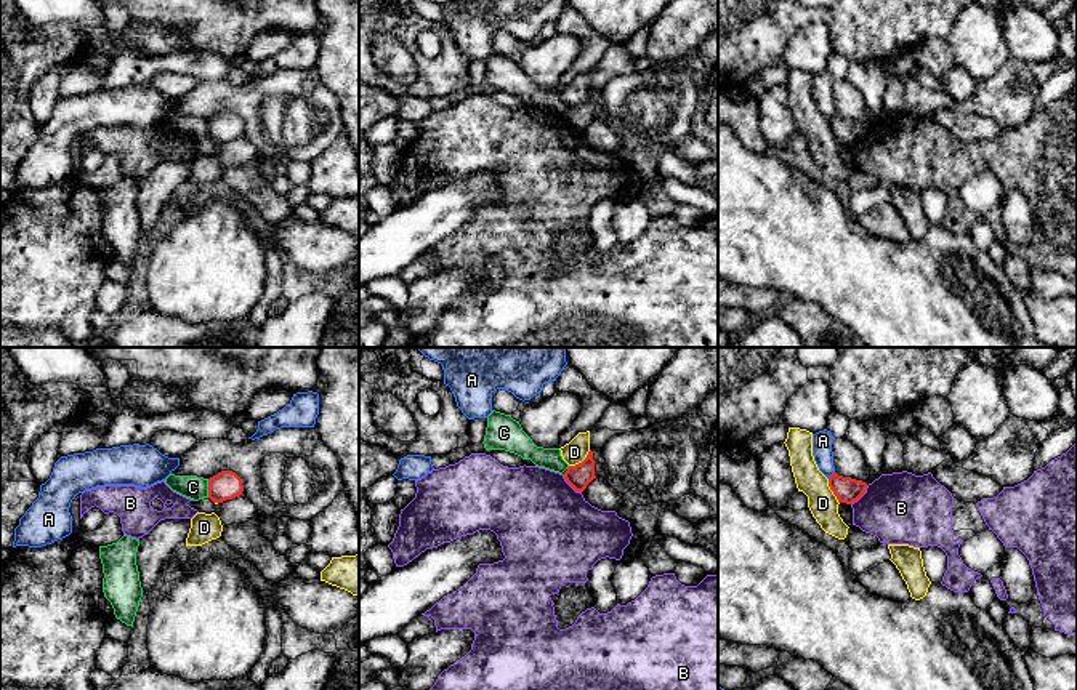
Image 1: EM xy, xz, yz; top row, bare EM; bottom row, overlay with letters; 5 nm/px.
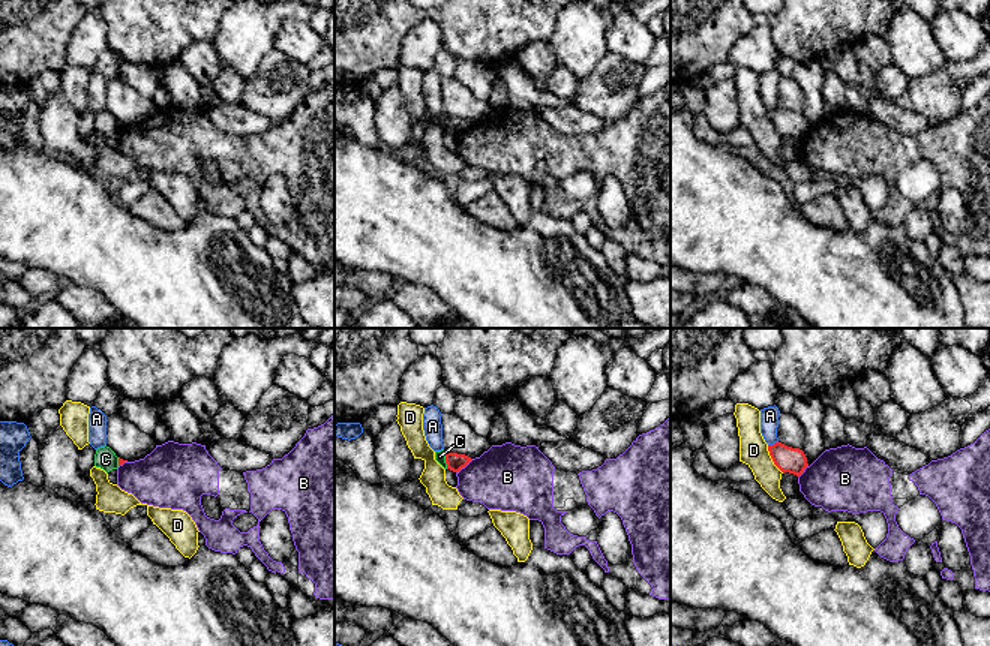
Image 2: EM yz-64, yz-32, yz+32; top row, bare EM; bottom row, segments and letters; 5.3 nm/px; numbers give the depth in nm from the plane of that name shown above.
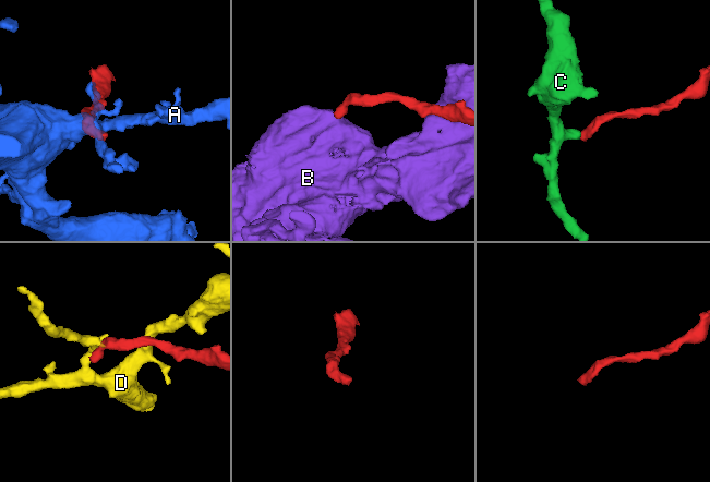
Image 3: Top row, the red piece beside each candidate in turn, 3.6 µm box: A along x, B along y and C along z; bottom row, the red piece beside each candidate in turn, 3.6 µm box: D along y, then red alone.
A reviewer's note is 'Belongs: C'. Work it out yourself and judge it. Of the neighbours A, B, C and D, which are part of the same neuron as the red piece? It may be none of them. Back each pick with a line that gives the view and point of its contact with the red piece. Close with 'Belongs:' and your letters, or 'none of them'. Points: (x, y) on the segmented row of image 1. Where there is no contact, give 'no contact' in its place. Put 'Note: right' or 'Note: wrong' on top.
Note: wrong
Belongs: none of them

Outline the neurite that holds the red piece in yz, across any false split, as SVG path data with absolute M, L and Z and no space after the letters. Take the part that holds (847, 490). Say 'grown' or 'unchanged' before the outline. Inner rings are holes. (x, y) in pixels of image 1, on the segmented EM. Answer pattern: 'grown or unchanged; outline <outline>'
unchanged; outline M833 472L829 477L829 487L837 496L838 503L853 504L865 493L867 483L862 480L843 477Z

